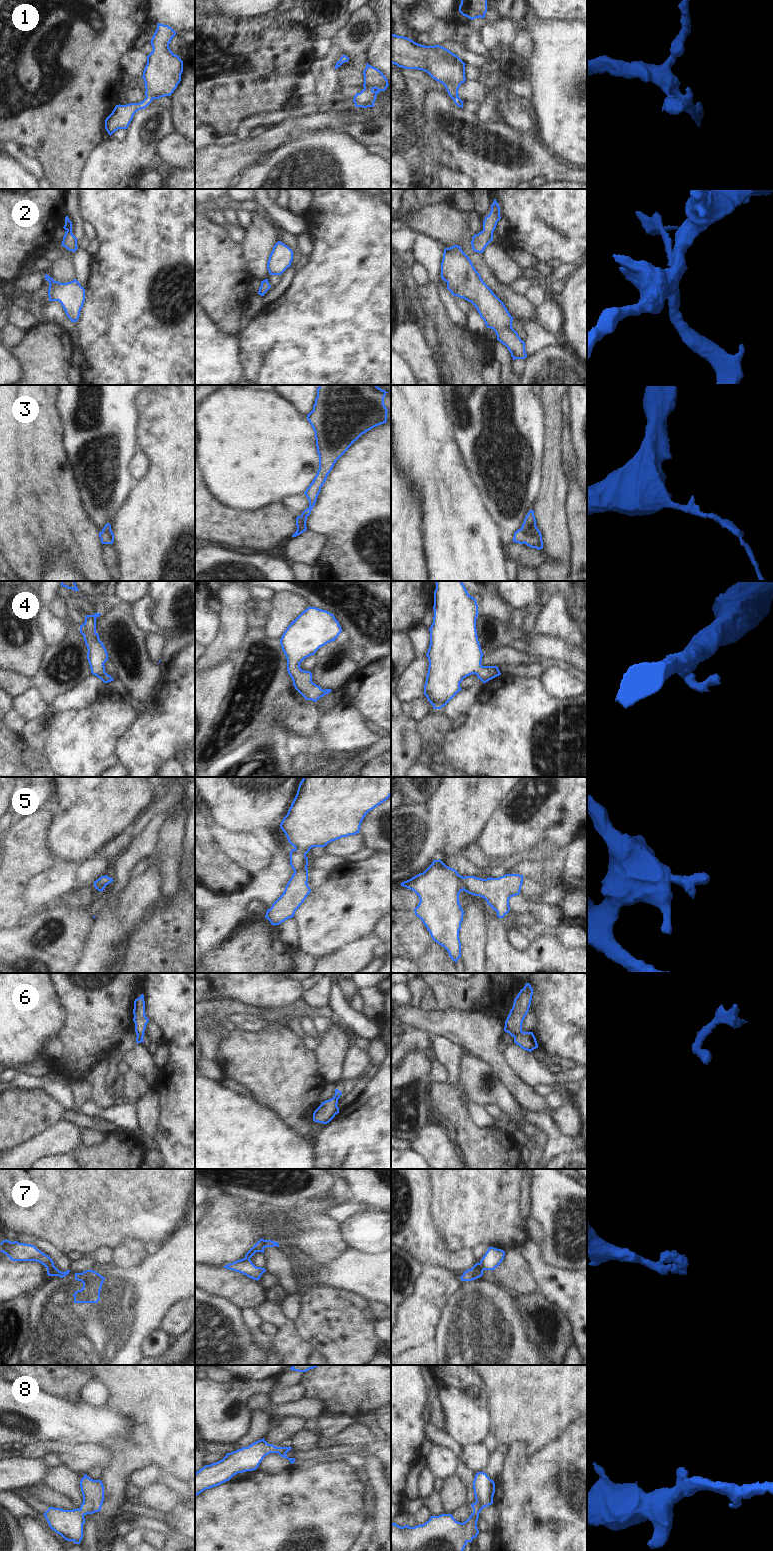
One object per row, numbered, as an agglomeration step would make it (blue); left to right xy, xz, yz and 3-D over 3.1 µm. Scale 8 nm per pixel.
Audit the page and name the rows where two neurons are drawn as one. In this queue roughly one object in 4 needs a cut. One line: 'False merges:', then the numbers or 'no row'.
False merges: 6, 7

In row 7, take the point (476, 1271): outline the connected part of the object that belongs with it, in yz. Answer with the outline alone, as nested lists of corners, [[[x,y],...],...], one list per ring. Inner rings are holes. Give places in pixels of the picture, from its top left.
[[[476,1263],[471,1269],[464,1271],[460,1277],[461,1281],[472,1281],[483,1275],[483,1268],[480,1263]]]

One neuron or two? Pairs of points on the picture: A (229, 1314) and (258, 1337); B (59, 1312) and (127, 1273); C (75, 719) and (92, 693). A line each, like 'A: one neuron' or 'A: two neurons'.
A: two neurons
B: one neuron
C: two neurons

